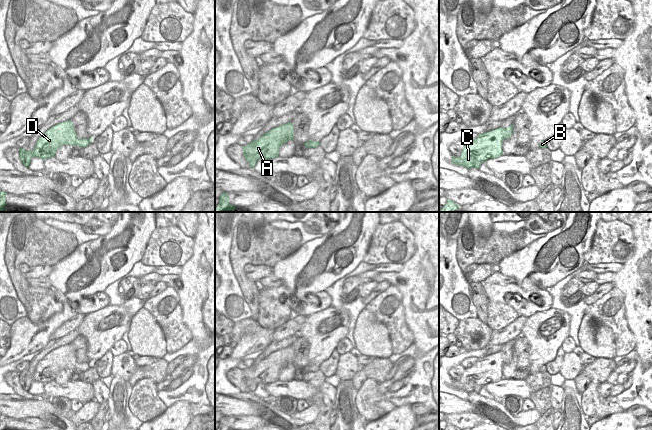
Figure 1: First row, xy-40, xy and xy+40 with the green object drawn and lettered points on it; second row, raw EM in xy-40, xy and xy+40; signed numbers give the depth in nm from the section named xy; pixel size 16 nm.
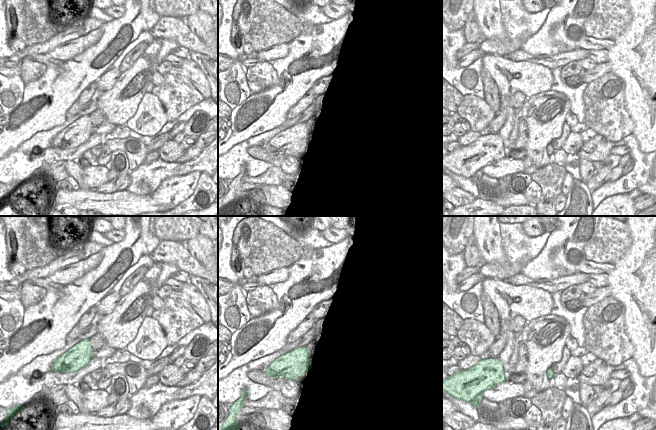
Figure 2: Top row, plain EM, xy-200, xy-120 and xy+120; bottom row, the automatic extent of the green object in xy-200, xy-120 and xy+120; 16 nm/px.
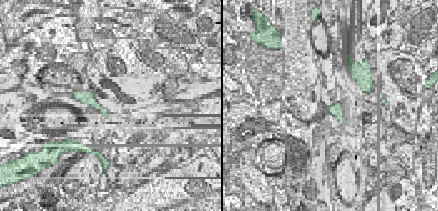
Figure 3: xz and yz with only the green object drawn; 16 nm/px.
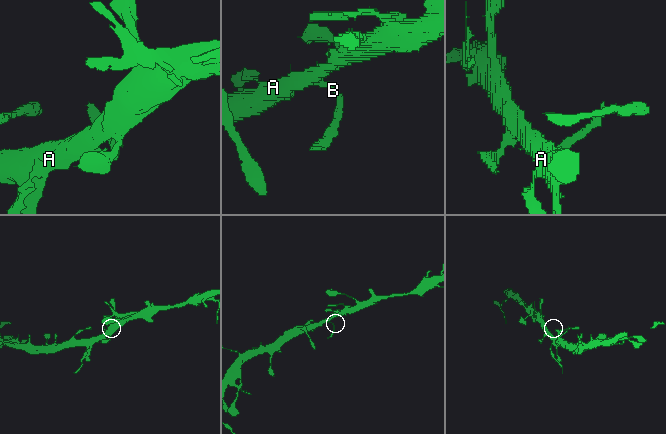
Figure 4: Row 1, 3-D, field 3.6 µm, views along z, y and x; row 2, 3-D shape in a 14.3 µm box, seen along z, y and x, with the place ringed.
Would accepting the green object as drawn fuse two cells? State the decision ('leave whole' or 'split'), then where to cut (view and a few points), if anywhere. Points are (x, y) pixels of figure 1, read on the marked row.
leave whole | no cut

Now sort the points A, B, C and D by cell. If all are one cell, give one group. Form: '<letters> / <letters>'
A B C D

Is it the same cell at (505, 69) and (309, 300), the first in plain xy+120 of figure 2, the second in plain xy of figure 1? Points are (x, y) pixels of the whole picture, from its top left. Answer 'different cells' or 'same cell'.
same cell

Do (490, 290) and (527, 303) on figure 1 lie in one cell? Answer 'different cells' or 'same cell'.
same cell

